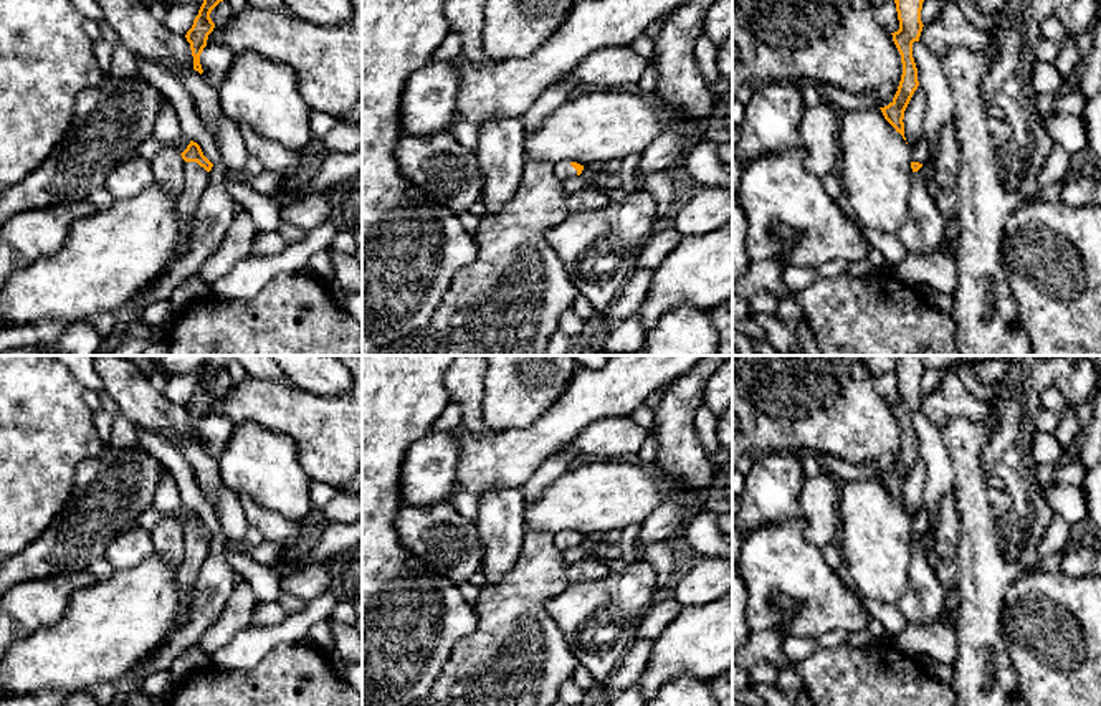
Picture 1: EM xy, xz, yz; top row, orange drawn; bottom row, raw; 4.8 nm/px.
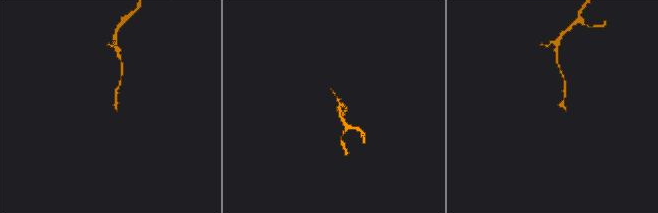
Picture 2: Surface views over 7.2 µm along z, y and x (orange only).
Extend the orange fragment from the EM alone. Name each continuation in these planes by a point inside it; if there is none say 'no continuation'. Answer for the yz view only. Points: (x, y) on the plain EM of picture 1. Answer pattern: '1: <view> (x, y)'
no continuation

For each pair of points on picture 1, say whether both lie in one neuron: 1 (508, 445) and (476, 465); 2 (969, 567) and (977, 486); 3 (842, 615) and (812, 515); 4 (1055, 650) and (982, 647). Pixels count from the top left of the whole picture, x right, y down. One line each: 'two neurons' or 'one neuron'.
1: one neuron
2: one neuron
3: two neurons
4: two neurons

